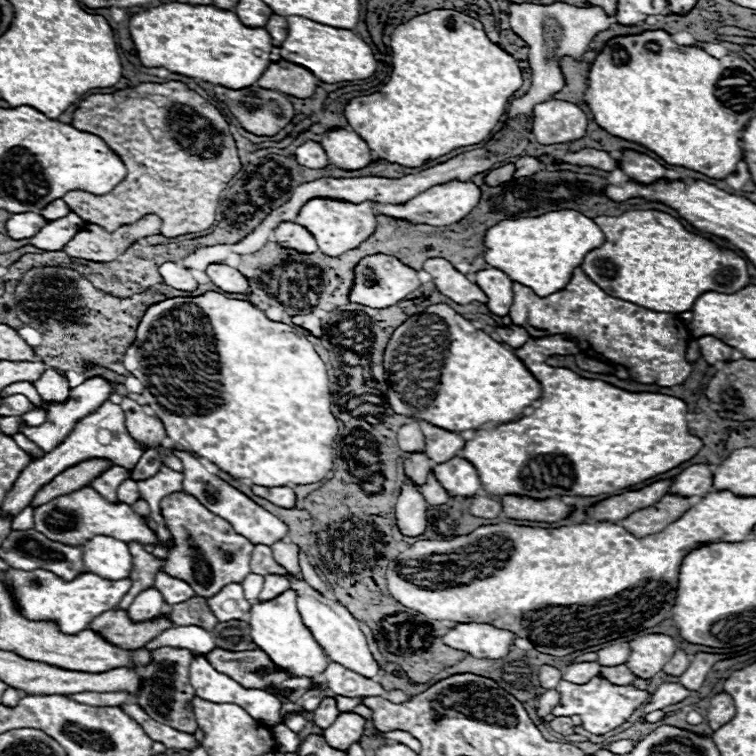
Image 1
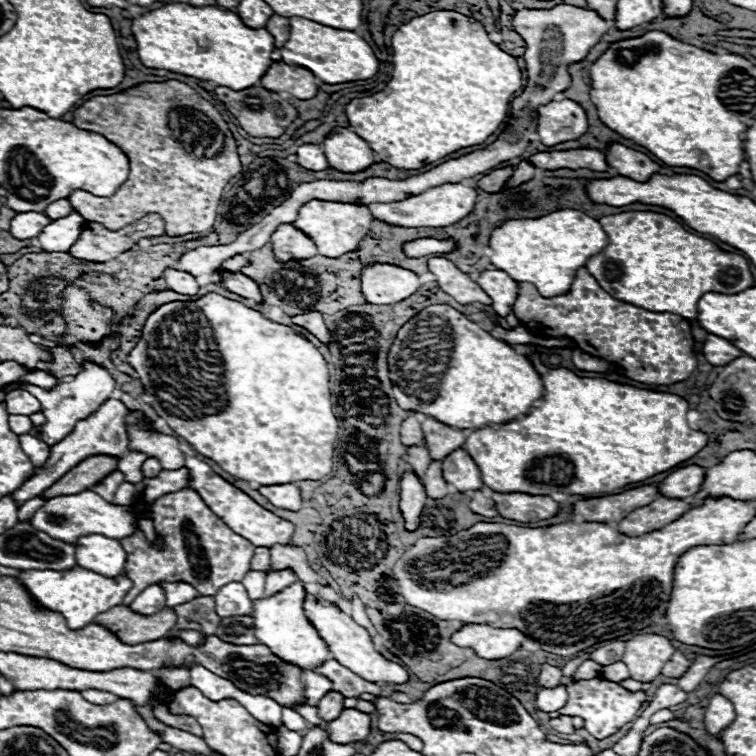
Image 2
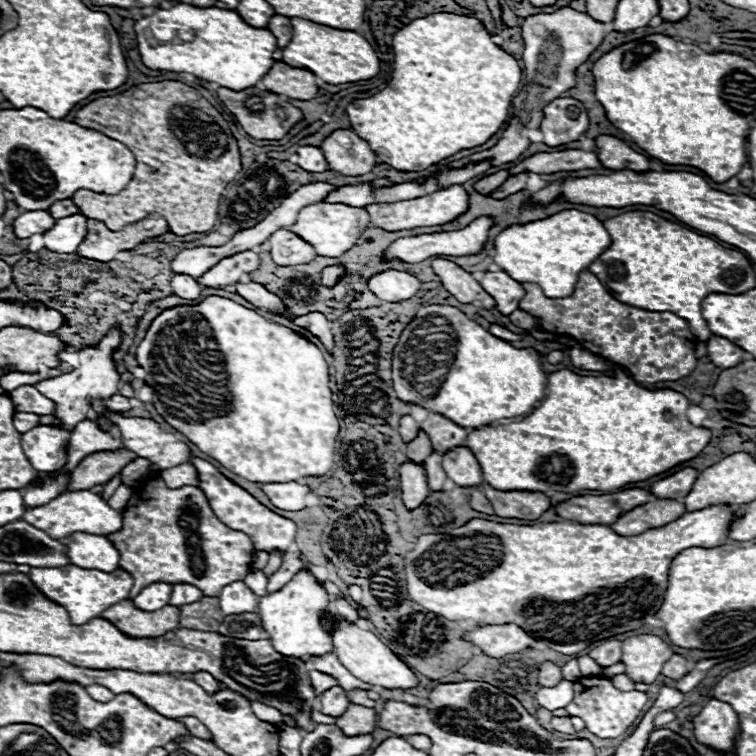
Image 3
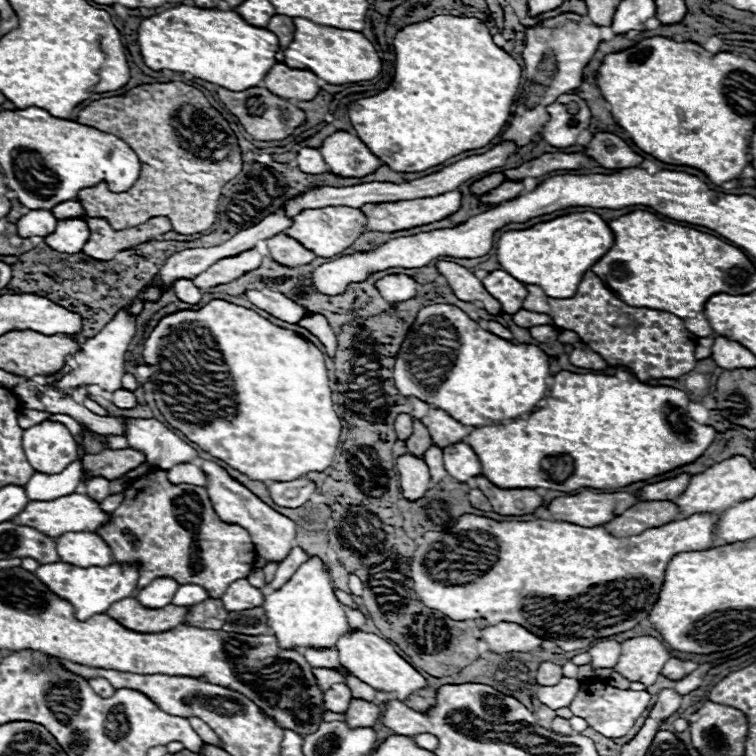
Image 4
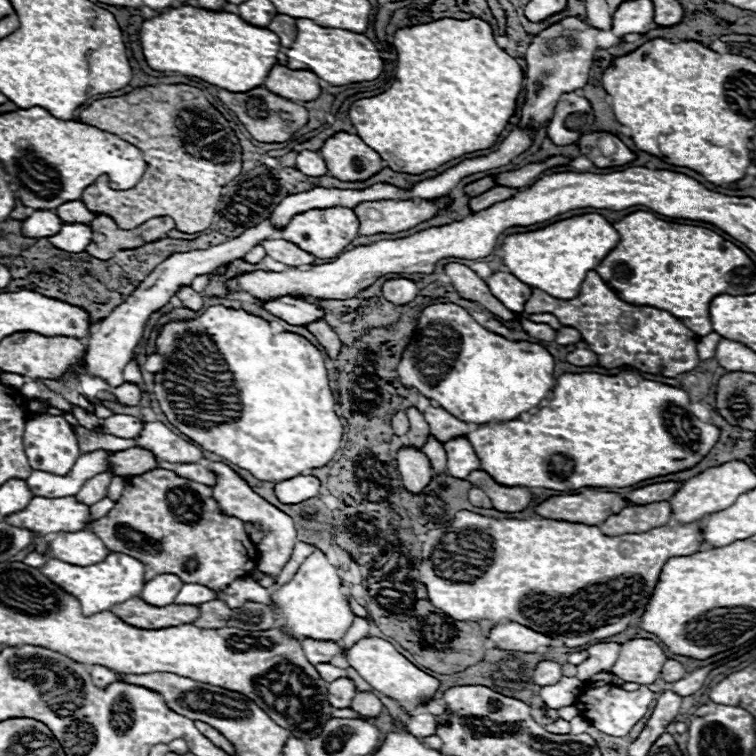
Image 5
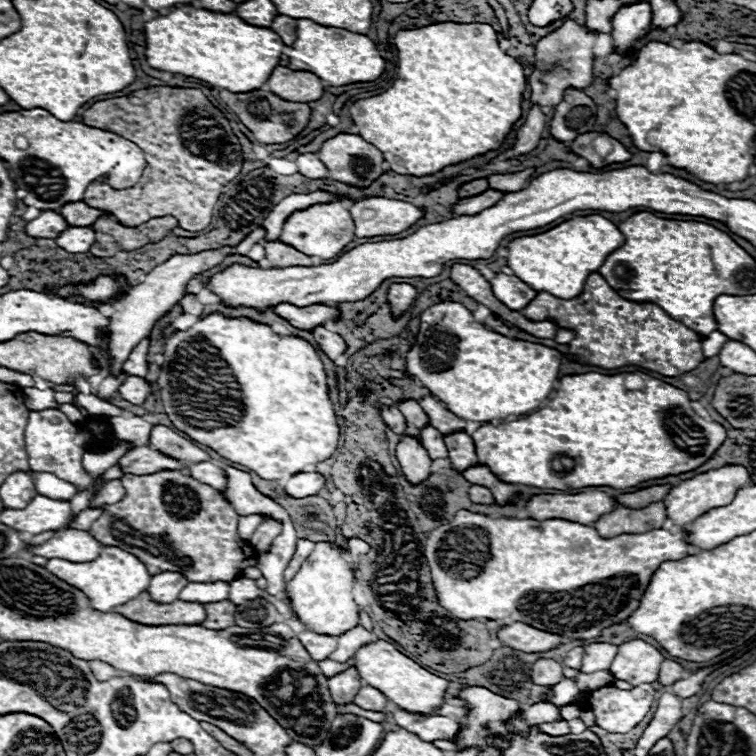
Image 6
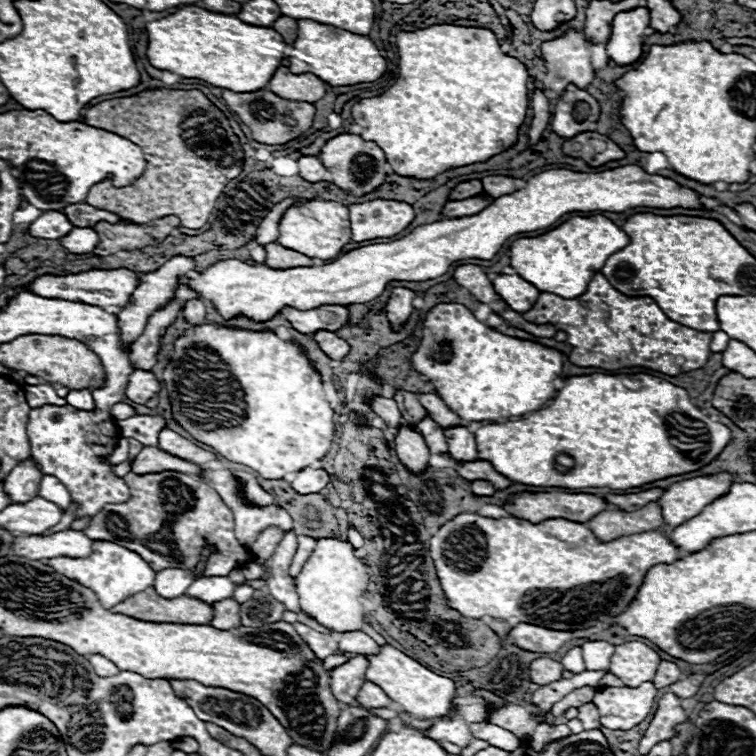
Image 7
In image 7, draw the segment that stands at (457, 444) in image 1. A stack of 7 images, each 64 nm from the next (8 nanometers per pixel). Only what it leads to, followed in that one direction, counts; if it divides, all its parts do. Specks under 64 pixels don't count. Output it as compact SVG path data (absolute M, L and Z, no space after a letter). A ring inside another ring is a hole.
M418 394L418 400L422 402L422 406L426 408L428 416L440 426L440 428L452 428L452 426L464 426L464 420L454 414L442 400L438 394Z

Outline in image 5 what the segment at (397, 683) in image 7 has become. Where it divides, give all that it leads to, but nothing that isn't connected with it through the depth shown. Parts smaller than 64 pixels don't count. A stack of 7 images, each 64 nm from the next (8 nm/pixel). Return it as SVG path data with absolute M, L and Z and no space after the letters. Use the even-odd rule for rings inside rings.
M366 636L360 638L352 648L346 650L346 658L348 664L378 692L390 696L392 700L396 700L402 708L412 710L418 702L422 702L426 696L432 696L440 682L434 680L430 674L422 672L420 668L416 668L412 662L408 662L400 652L396 652L396 648L376 636Z

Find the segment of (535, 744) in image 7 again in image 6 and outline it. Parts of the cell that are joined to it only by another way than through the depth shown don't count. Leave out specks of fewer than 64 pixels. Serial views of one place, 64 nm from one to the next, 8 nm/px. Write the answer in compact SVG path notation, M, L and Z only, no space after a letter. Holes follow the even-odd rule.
M556 720L556 722L544 722L540 724L540 730L550 734L550 736L564 736L564 734L570 734L570 728L568 728L568 722L566 720Z

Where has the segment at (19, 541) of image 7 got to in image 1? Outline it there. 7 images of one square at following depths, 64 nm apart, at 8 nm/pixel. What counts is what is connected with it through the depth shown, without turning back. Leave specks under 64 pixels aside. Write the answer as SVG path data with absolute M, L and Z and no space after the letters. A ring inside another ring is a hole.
M98 536L96 540L88 540L82 546L82 554L88 572L106 580L128 578L132 572L132 554L128 544L122 540Z

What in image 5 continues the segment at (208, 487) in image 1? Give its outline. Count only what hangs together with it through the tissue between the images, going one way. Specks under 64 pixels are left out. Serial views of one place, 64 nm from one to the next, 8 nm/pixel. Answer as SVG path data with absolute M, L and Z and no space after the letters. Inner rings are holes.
M210 462L208 468L216 474L216 484L212 486L212 494L214 494L212 498L218 502L220 512L226 516L234 516L246 524L252 524L254 528L262 526L262 530L266 532L266 536L258 542L258 570L264 574L272 574L276 578L282 566L286 564L286 560L290 558L292 548L296 544L296 528L292 518L280 512L270 502L266 502L262 496L258 496L230 466L222 462Z

